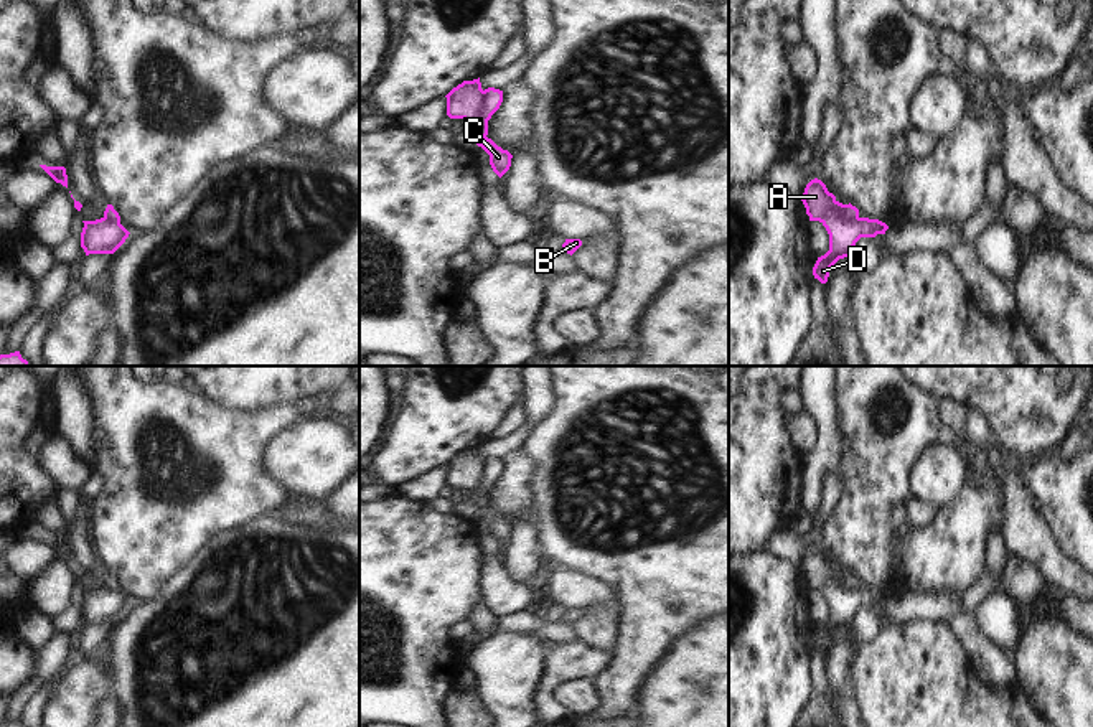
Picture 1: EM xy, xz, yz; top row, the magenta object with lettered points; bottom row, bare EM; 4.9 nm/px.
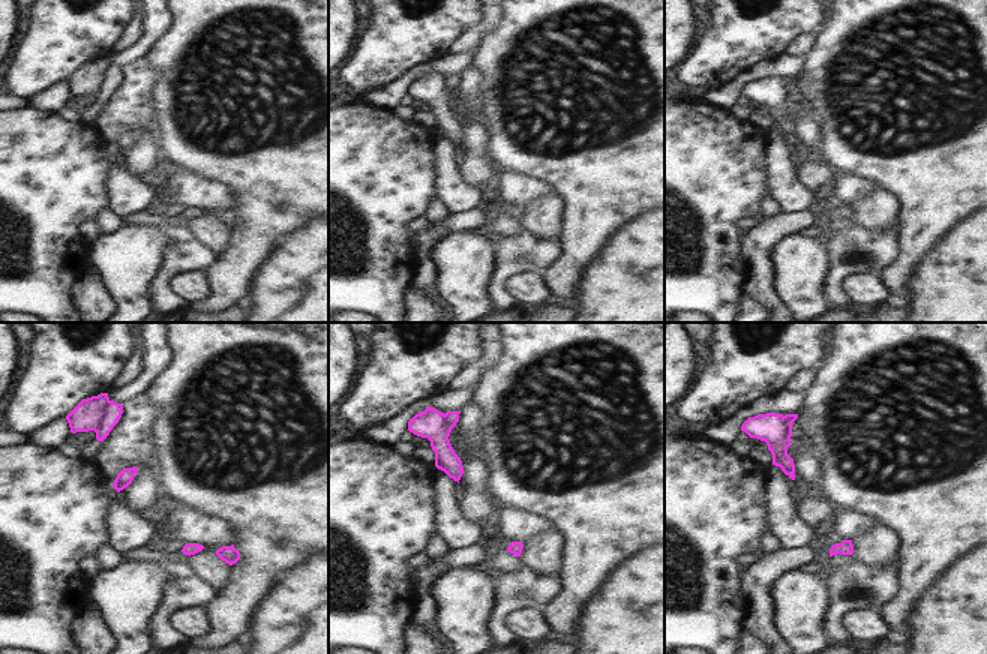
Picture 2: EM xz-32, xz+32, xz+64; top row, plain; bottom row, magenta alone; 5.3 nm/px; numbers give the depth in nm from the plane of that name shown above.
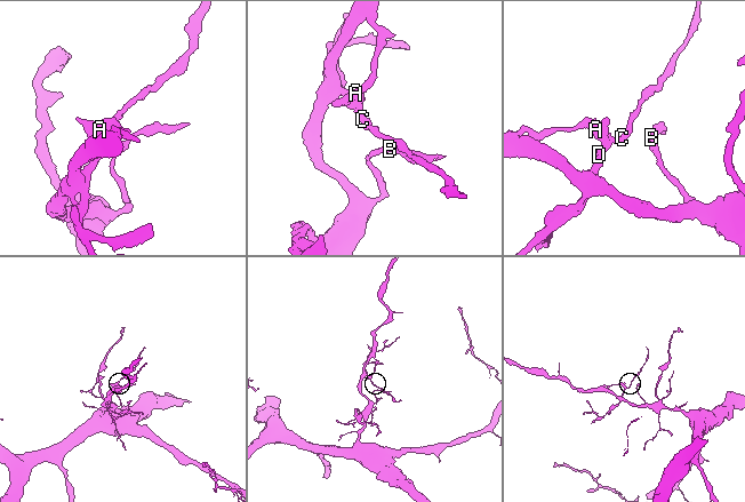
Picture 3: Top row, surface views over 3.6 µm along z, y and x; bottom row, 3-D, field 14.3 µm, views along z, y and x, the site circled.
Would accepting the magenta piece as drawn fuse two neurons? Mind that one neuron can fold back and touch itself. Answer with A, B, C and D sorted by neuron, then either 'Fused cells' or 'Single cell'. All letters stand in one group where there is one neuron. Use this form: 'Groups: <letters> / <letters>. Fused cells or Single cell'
Groups: A C D / B. Fused cells

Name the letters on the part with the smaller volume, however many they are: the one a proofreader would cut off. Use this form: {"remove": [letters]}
{"remove": ["A", "C", "D"]}

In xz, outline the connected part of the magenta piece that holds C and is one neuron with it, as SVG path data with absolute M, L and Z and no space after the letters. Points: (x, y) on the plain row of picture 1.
M480 447L463 450L447 465L447 485L450 488L465 488L476 495L476 514L490 524L493 541L501 547L511 536L513 524L488 508L488 491L478 491L476 485L483 471Z

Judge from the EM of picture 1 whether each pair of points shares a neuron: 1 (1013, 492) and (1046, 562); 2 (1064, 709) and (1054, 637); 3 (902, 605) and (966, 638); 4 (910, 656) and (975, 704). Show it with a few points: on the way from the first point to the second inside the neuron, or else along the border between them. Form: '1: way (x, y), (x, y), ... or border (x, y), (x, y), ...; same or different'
1: way (1021, 510), (1022, 530), (1036, 544); same
2: way (1064, 691), (1064, 675), (1054, 663), (1054, 655); same
3: way (920, 607), (942, 607), (955, 620); same
4: way (927, 673), (958, 704); same

